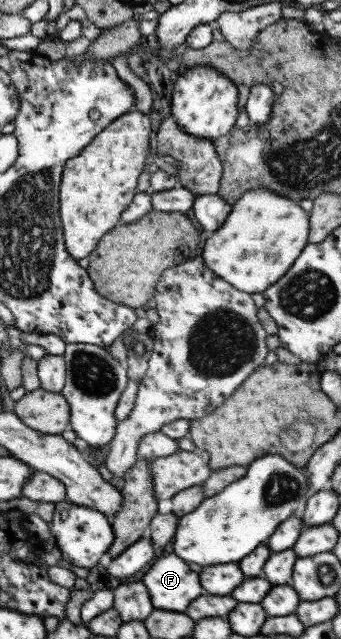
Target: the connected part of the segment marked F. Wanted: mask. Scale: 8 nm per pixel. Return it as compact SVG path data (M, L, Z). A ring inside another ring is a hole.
M173 553L162 556L154 562L150 570L142 577L142 581L148 588L154 608L169 612L185 613L192 601L203 595L204 591L206 591L202 585L200 585L201 582L198 574L199 573L190 570L187 561L180 559L180 557Z

